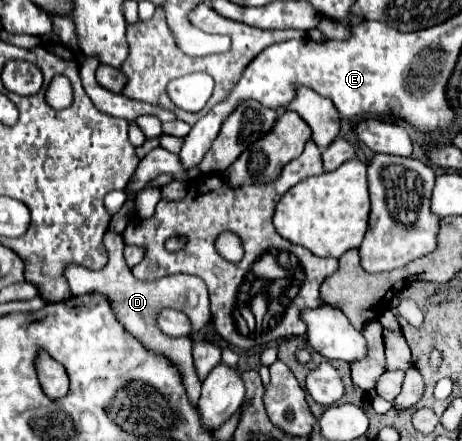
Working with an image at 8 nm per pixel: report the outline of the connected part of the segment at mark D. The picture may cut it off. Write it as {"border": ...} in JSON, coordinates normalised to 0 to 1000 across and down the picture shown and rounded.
{"border":[[[232,524],[223,540],[225,558],[232,574],[238,574],[238,592],[225,610],[216,615],[195,615],[186,605],[169,605],[169,601],[152,601],[143,610],[143,633],[152,642],[152,660],[156,669],[182,669],[182,664],[199,664],[199,660],[216,660],[229,664],[234,678],[247,687],[251,714],[260,719],[264,737],[303,773],[312,773],[312,782],[320,782],[320,791],[368,810],[381,832],[390,837],[394,855],[398,855],[398,878],[403,891],[411,900],[411,909],[424,918],[433,905],[433,873],[437,864],[424,850],[424,832],[416,828],[416,773],[411,764],[364,764],[355,760],[342,741],[338,741],[338,719],[346,710],[346,701],[368,696],[368,701],[385,701],[394,710],[407,714],[411,732],[416,732],[416,755],[429,755],[450,728],[455,728],[455,678],[450,678],[450,655],[446,642],[424,628],[424,624],[364,624],[338,637],[303,637],[286,624],[281,605],[268,592],[268,542],[264,533]]]}

